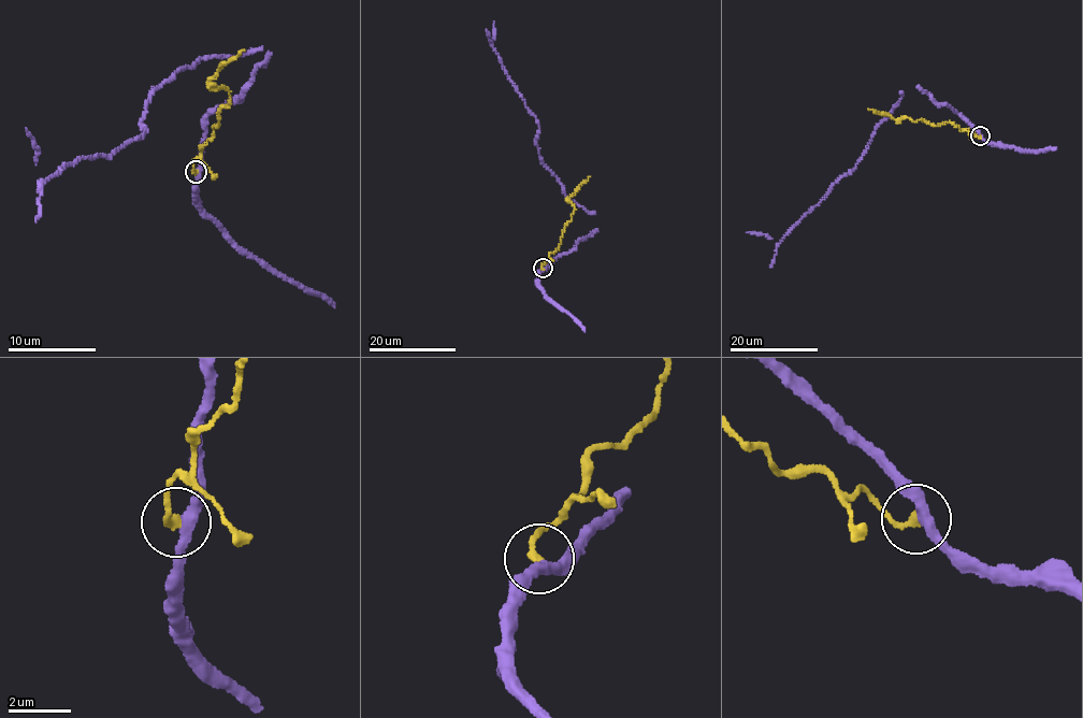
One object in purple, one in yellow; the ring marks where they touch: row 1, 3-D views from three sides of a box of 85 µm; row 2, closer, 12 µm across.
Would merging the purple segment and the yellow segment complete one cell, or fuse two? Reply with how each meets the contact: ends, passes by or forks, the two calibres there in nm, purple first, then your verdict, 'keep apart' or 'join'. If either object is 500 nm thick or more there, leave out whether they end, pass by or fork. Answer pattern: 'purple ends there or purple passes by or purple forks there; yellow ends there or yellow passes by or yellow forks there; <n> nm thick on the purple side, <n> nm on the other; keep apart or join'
purple passes by; yellow ends there; 360 nm thick on the purple side, 240 nm on the other; keep apart

